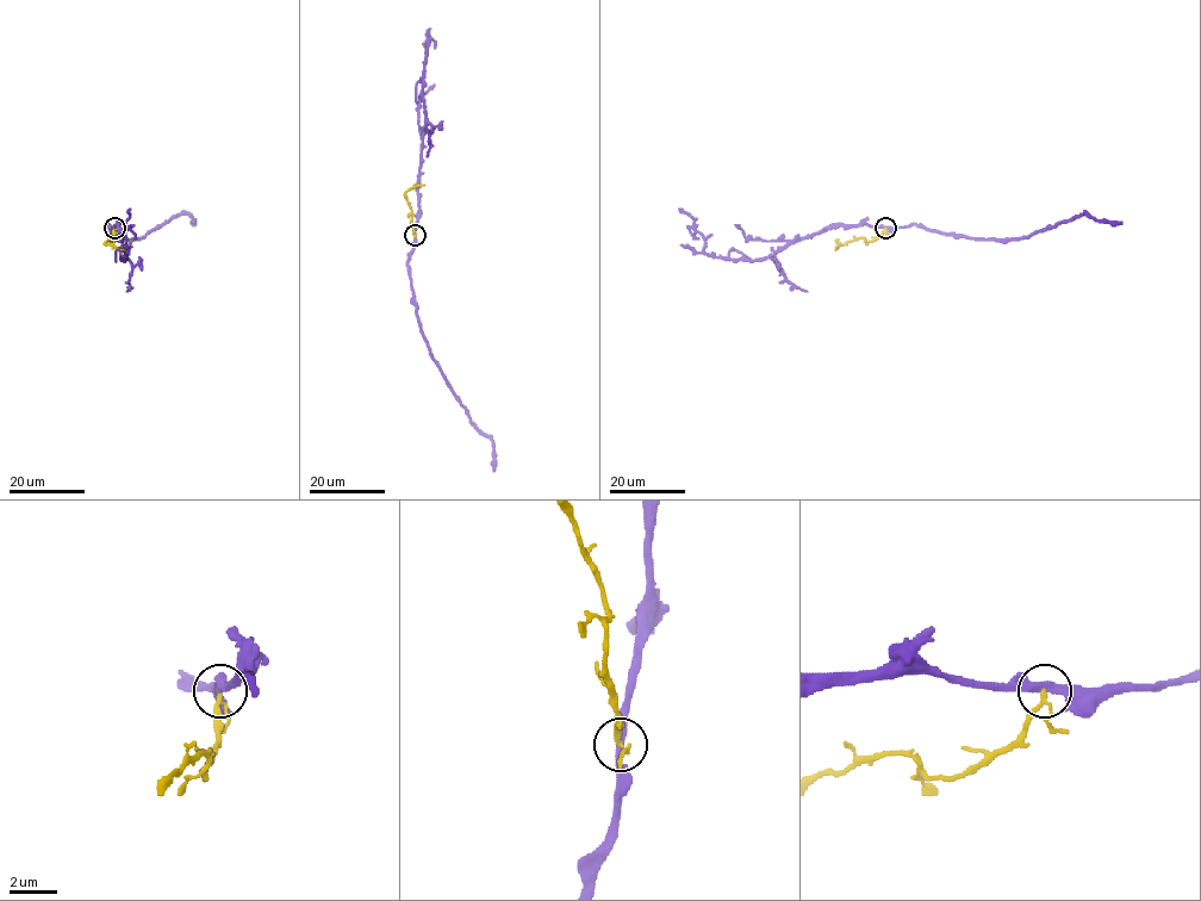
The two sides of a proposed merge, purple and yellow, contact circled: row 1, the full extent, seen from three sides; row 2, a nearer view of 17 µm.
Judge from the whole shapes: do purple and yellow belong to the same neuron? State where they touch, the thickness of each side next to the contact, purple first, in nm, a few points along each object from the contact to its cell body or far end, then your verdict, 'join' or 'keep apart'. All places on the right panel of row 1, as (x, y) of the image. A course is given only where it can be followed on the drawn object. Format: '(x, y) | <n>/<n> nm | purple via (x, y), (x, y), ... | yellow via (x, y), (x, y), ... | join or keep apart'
(885, 228) | 320/140 nm | purple via (885, 228), (921, 224), (945, 234), (983, 238), (1026, 238), (1081, 215), (1121, 224) | yellow via (885, 228), (881, 236), (870, 242), (857, 238), (835, 249) | keep apart

